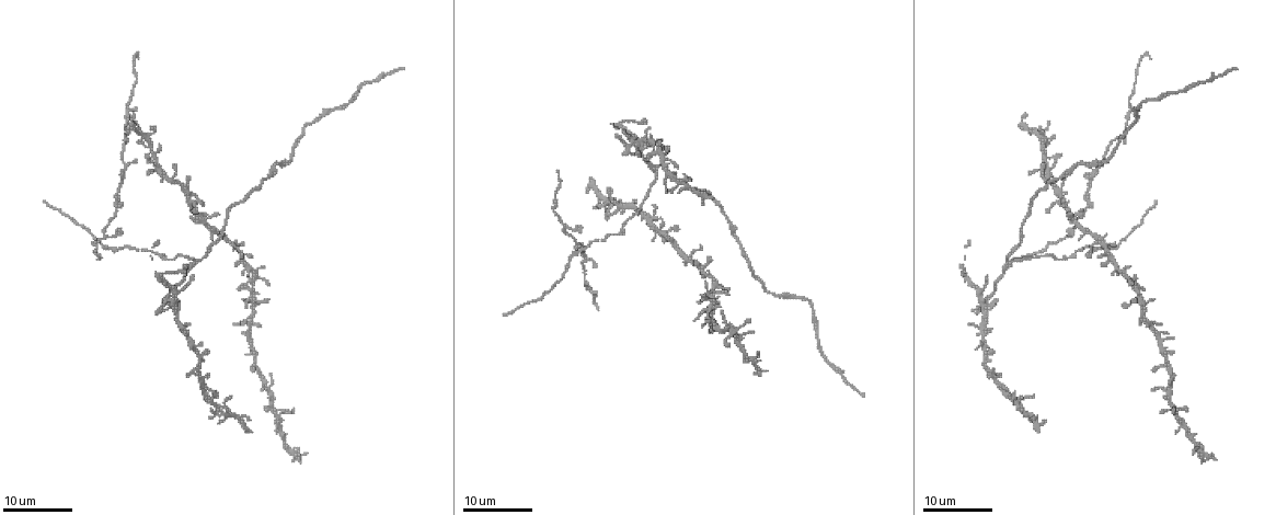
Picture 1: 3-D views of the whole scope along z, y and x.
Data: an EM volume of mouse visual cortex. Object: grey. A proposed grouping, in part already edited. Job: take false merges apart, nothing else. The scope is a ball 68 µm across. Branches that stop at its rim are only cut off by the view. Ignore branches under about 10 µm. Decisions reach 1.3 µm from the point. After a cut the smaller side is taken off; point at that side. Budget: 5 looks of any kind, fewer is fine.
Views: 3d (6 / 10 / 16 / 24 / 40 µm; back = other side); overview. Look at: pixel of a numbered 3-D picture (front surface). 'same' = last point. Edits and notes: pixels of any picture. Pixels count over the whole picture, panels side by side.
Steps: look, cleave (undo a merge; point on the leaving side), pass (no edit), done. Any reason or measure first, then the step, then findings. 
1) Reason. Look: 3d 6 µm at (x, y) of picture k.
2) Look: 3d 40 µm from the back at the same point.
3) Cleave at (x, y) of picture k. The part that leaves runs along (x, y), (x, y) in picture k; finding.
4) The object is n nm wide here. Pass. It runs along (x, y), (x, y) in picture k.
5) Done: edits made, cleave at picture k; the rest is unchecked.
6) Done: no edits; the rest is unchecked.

Branch point. Look: 3d 16 µm at (1090, 177) of picture 1.

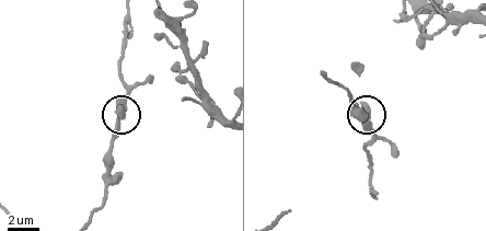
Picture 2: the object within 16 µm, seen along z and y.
Look: 3d 10 µm at the same point.

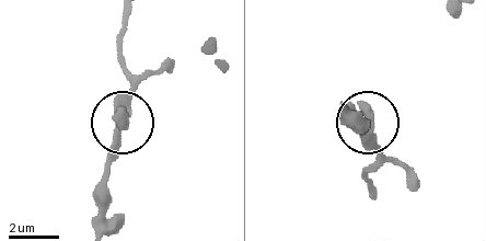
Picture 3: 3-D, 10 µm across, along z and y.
3 arms meet here. Pass. One cell here.

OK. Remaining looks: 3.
Look: 3d 16 µm at (655, 173) of picture 1.

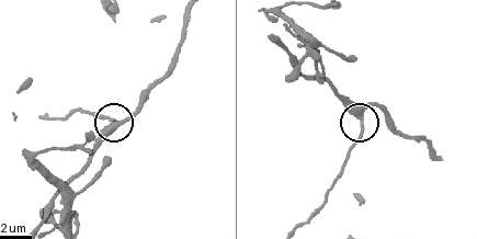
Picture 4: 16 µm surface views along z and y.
Closer look. Look: 3d 6 µm at (359, 117) of picture 4.

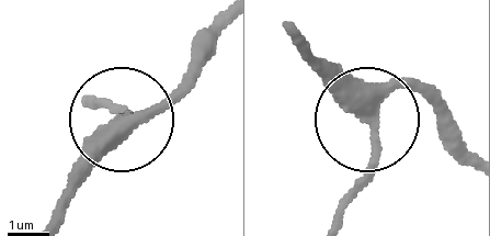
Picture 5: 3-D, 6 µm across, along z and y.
Pass. All the same cell.

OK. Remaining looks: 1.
Done: no edits; the rest is unchecked.

